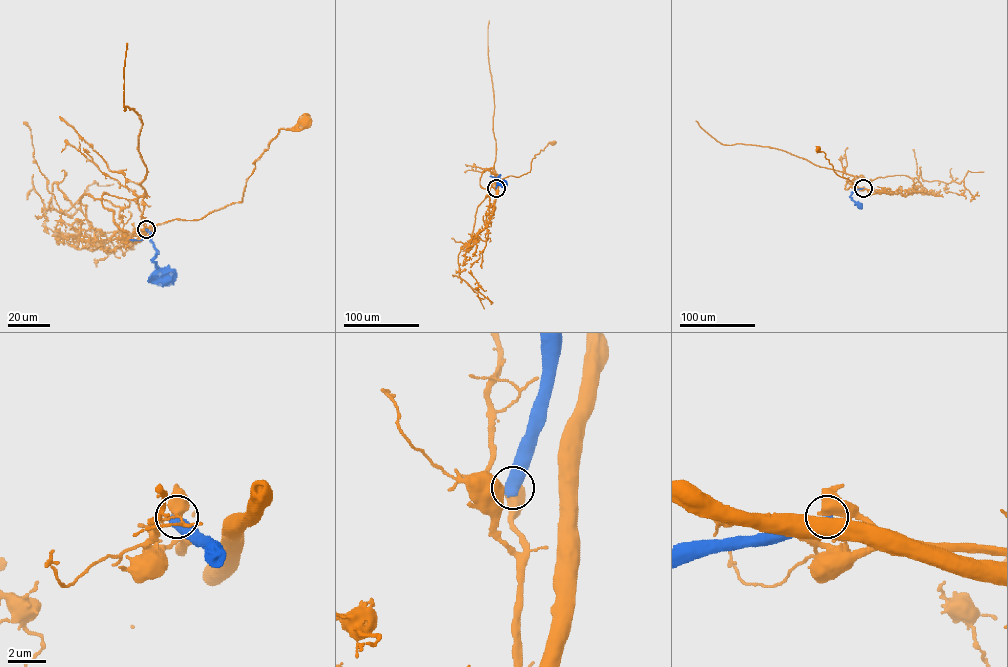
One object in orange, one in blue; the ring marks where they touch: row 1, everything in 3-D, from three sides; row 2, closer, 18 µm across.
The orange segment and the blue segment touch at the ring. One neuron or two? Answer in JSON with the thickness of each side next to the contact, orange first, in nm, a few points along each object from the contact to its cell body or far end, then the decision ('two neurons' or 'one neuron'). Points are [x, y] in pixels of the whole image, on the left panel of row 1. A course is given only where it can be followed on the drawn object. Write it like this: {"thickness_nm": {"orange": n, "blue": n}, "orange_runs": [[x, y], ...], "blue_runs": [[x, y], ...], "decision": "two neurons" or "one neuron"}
{"thickness_nm": {"orange": 550, "blue": 650}, "orange_runs": [[146, 228], [148, 236], [161, 224], [201, 219], [239, 203], [253, 163], [279, 130], [296, 128], [305, 120]], "blue_runs": [[146, 228], [156, 251], [155, 270], [164, 280]], "decision": "two neurons"}

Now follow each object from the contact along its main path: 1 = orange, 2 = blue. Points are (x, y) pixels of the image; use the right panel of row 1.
1: (863, 188), (856, 187), (848, 179), (838, 176), (825, 154), (818, 148)
2: (863, 188), (850, 196), (859, 206)

